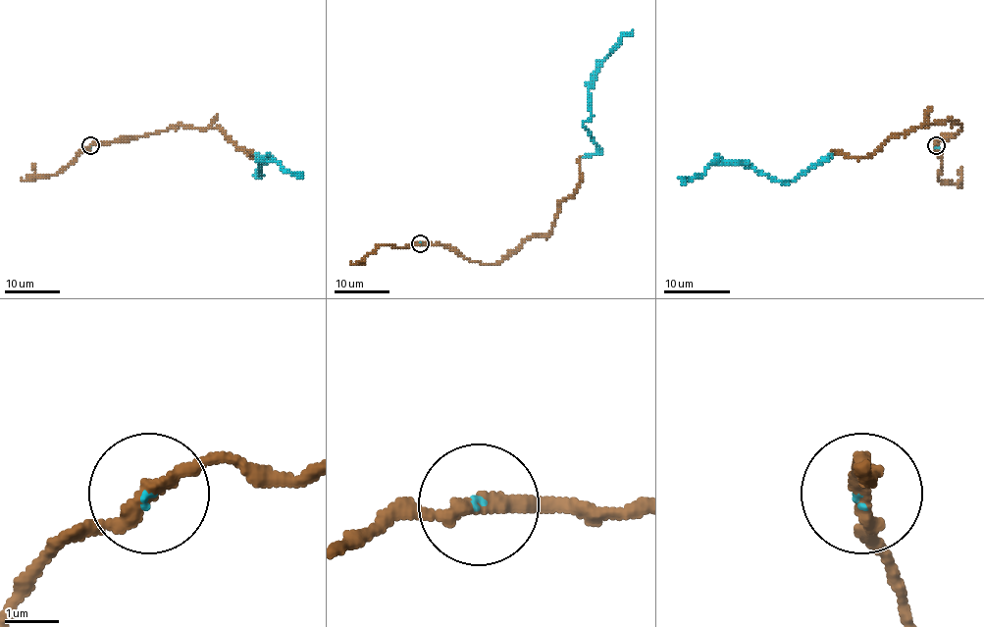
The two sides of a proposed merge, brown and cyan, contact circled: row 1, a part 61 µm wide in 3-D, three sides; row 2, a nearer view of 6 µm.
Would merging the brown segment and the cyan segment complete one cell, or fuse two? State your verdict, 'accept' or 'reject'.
accept

